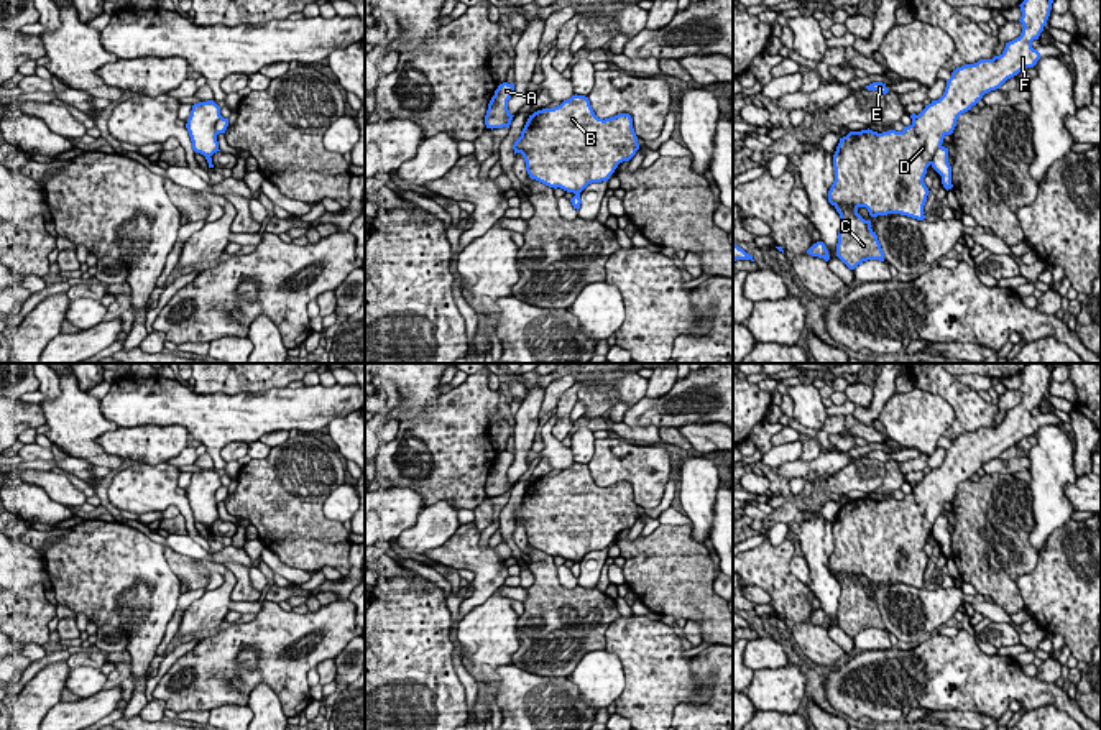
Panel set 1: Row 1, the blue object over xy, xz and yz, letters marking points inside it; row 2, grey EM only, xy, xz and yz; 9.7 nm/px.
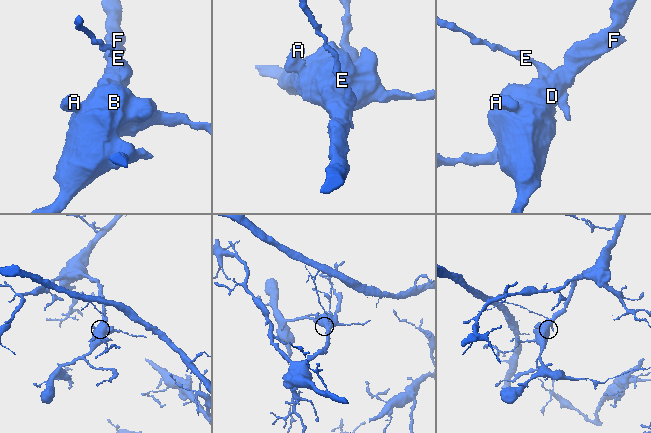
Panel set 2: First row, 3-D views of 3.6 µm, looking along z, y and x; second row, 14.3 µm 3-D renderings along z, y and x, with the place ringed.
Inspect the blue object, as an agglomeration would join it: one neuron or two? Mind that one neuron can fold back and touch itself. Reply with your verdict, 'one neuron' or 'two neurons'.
two neurons

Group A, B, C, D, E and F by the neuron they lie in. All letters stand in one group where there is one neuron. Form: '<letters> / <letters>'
A B C D F / E

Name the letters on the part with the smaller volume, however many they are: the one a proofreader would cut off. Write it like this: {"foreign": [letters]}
{"foreign": ["E"]}

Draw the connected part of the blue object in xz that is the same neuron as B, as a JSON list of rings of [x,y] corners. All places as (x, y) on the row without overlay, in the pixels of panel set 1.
[[[575,462],[554,477],[529,483],[513,518],[523,523],[531,548],[580,562],[592,551],[608,549],[620,531],[636,523],[639,511],[629,482],[598,487],[588,465]]]

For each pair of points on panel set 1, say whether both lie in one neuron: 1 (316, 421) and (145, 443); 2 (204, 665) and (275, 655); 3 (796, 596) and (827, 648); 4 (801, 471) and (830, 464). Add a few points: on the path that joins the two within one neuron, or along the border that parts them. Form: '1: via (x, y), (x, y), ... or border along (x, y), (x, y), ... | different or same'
1: border along (152, 423), (181, 425), (189, 436) | different
2: via (222, 669), (257, 669) | same
3: via (796, 609), (796, 620), (814, 638) | same
4: via (807, 471), (824, 466) | same

